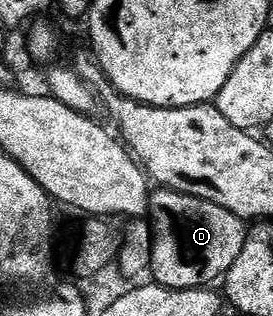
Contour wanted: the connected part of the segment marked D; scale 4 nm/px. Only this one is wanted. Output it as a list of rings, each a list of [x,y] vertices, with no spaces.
[[[157,189],[150,194],[148,218],[153,229],[152,282],[158,287],[170,287],[173,291],[196,291],[208,288],[213,282],[224,280],[231,265],[239,261],[247,234],[246,220],[206,199],[184,195],[181,191]]]

